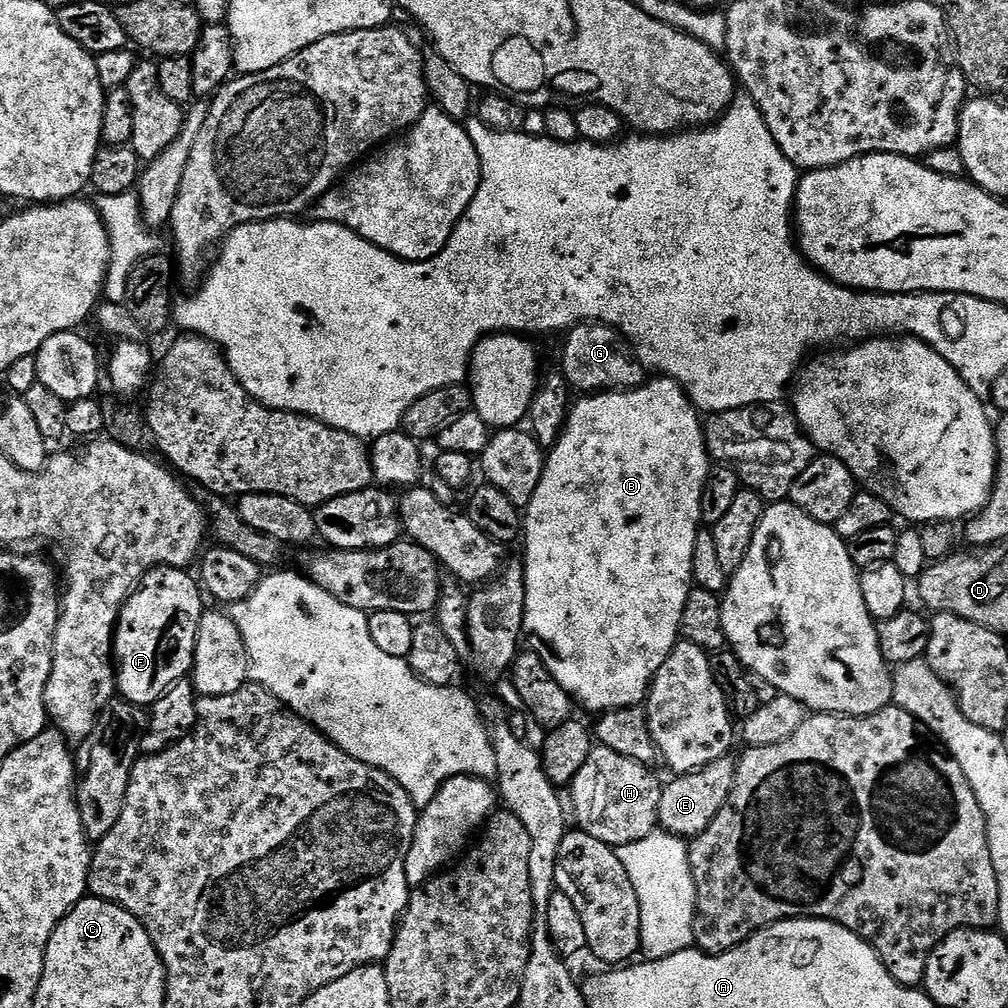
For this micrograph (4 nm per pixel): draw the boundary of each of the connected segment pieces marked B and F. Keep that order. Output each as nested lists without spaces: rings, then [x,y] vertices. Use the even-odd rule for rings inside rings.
[[[657,375],[645,379],[636,388],[605,390],[584,394],[580,401],[568,410],[568,419],[554,447],[547,449],[542,478],[534,498],[522,512],[522,545],[524,544],[524,631],[526,644],[531,651],[540,655],[546,670],[554,674],[558,686],[572,695],[573,701],[595,714],[612,712],[615,708],[634,708],[645,703],[648,689],[657,670],[672,653],[672,647],[681,635],[680,623],[686,598],[694,586],[692,563],[694,562],[694,542],[701,527],[700,507],[702,490],[706,486],[710,457],[704,445],[704,424],[701,413],[688,398],[688,393],[669,376]]]
[[[152,568],[122,606],[112,654],[119,695],[131,704],[152,705],[193,663],[196,629],[206,605],[197,577],[190,573],[182,568]],[[175,628],[177,636],[172,633]]]

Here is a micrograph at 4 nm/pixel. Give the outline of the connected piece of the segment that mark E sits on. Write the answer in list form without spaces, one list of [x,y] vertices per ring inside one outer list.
[[[731,755],[718,758],[696,772],[673,775],[669,784],[665,783],[660,790],[658,802],[658,824],[672,836],[695,838],[701,836],[714,822],[718,810],[726,806],[726,798],[730,798],[730,790],[734,790],[737,761]]]

